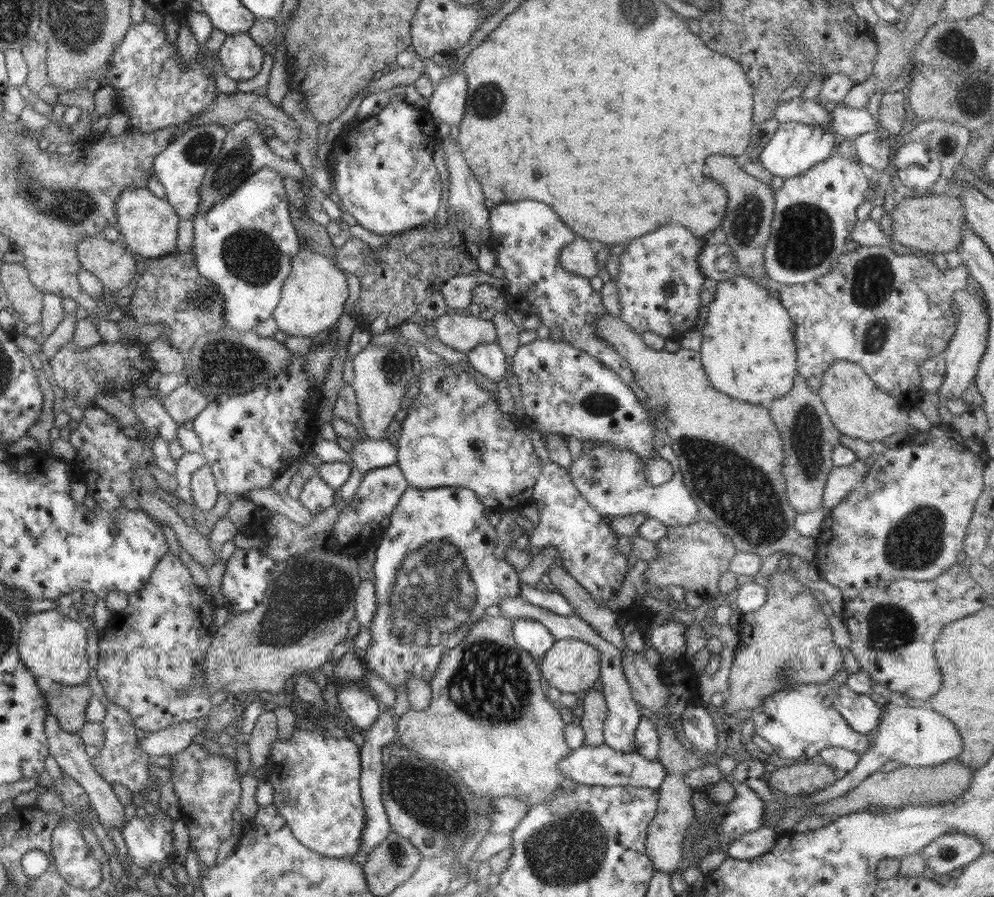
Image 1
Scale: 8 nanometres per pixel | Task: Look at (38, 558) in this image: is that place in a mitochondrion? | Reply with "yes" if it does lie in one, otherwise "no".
no

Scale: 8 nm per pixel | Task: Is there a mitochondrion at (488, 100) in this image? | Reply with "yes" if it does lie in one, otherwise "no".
yes

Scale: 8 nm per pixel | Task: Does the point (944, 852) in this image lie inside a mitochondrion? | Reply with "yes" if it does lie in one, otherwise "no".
yes

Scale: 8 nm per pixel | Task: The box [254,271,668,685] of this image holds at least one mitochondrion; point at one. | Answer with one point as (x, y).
(433, 595)

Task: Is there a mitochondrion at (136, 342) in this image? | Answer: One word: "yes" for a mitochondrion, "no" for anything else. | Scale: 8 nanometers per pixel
no

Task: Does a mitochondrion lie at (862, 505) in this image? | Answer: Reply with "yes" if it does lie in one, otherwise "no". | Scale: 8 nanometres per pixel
no

